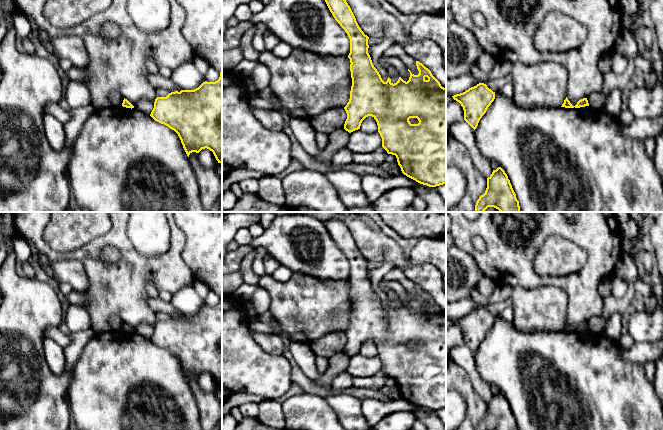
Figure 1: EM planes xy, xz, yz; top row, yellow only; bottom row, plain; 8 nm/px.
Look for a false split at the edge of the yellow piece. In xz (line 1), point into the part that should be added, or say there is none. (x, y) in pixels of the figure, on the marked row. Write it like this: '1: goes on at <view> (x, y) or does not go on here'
1: does not go on here

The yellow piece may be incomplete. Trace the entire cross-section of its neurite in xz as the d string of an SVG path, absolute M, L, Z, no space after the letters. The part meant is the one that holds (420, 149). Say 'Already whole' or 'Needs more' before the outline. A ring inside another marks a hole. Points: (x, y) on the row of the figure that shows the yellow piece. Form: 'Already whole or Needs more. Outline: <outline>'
Already whole. Outline: M325 0L325 2L335 20L345 30L350 39L350 53L348 58L351 63L352 86L349 102L344 107L347 113L344 129L349 133L358 130L362 121L366 117L372 116L378 125L378 132L382 138L382 147L388 154L396 156L398 165L404 175L429 187L446 184L446 88L442 87L440 82L432 75L431 71L419 61L416 61L419 74L414 75L408 69L410 77L407 82L401 77L394 84L389 77L384 82L374 67L368 53L369 37L359 27L346 0Z

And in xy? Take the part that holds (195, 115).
Already whole. Outline: M222 71L215 82L205 81L194 90L175 91L166 97L157 97L150 116L178 134L188 157L192 152L199 153L207 148L222 164Z

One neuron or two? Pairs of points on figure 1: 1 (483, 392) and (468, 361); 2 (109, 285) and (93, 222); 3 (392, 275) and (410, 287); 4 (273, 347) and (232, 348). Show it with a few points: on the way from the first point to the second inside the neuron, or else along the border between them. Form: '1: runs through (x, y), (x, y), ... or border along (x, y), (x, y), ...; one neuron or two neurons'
1: runs through (478, 384), (470, 369); one neuron
2: border along (112, 222), (106, 233), (77, 249); two neurons
3: runs through (396, 275), (406, 283); one neuron
4: border along (249, 329), (252, 337), (265, 350), (283, 355); two neurons

